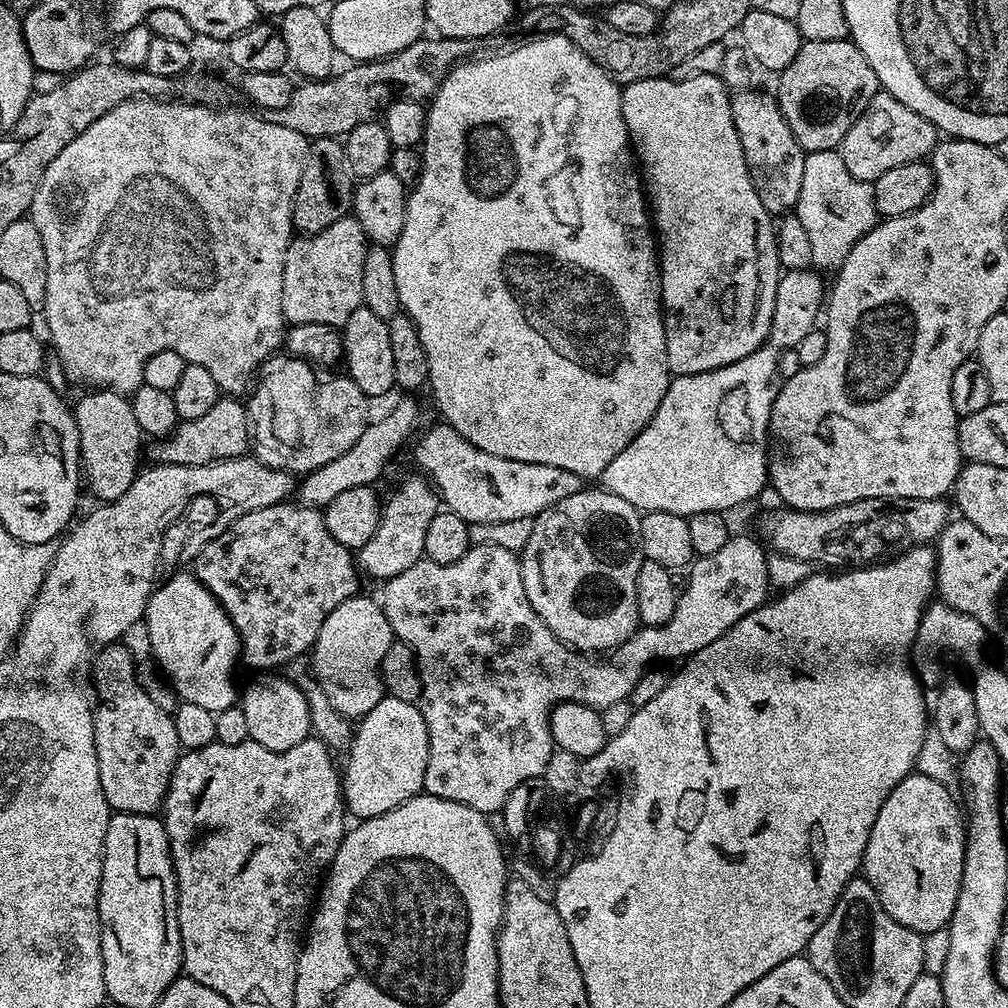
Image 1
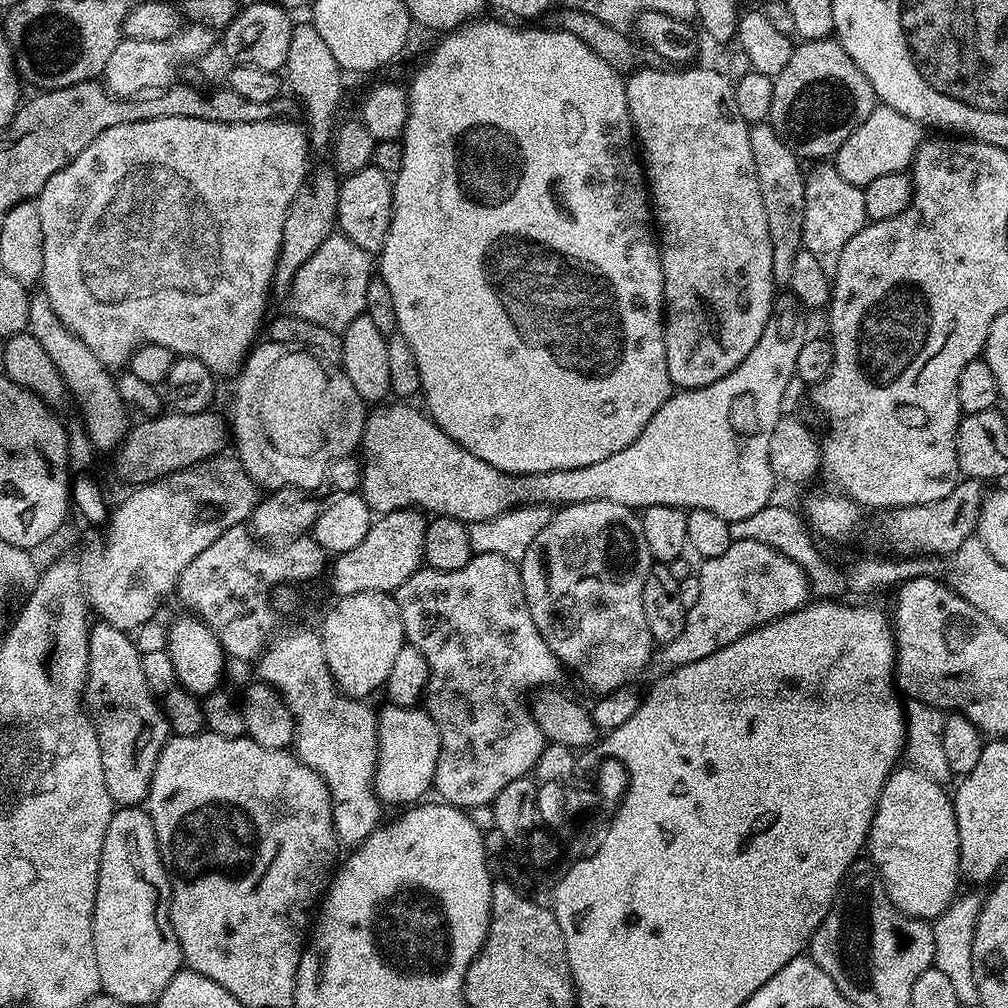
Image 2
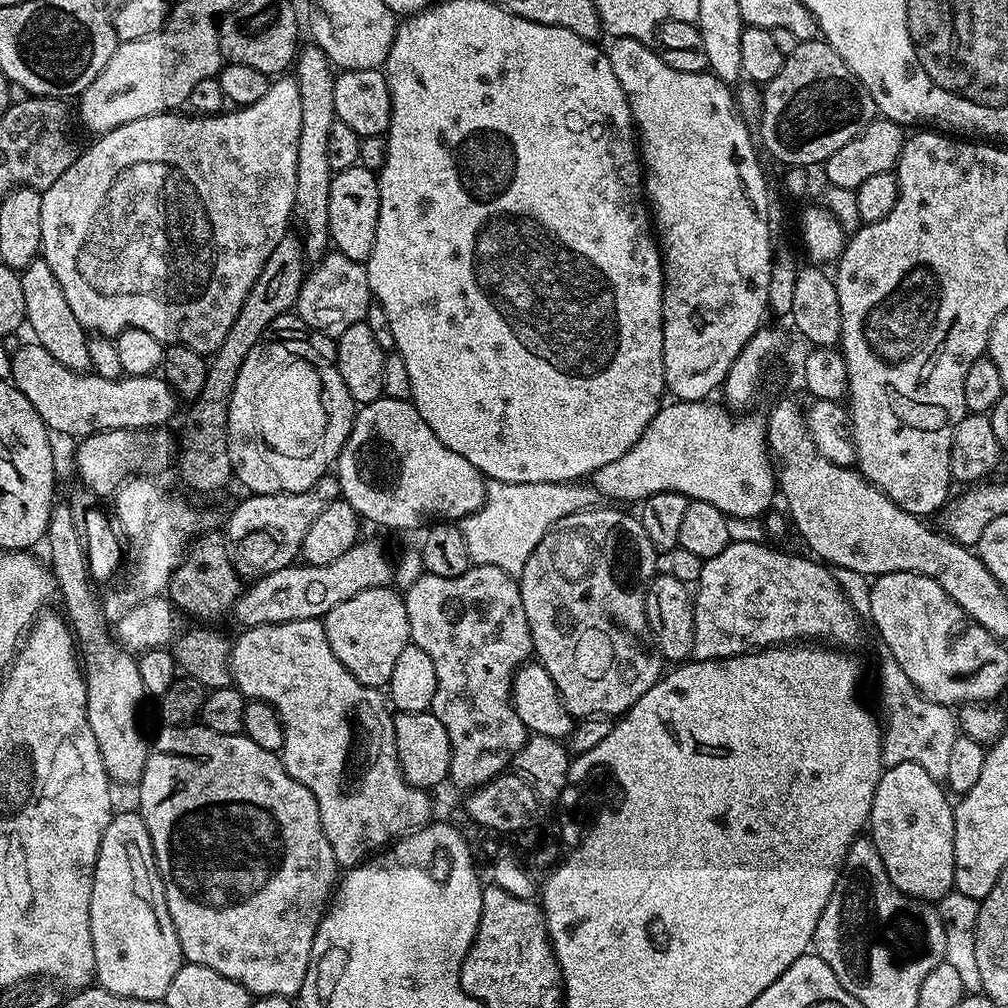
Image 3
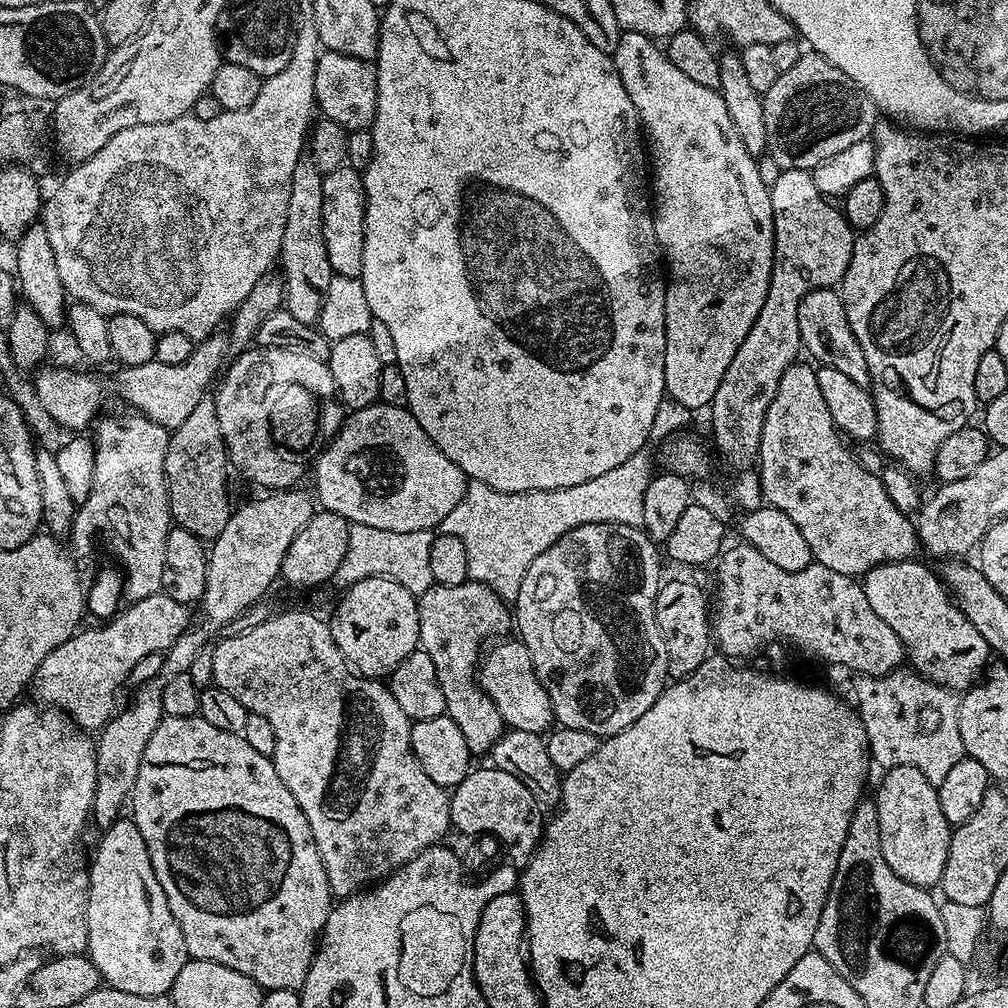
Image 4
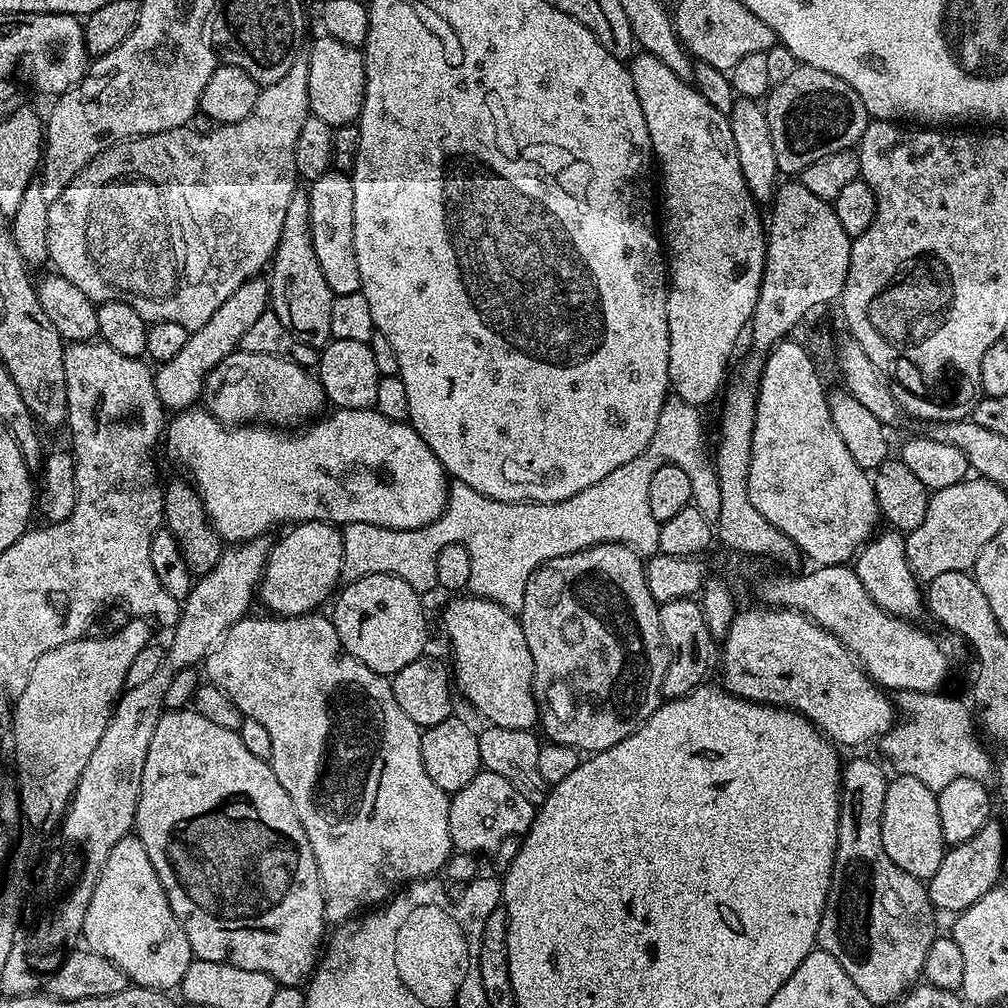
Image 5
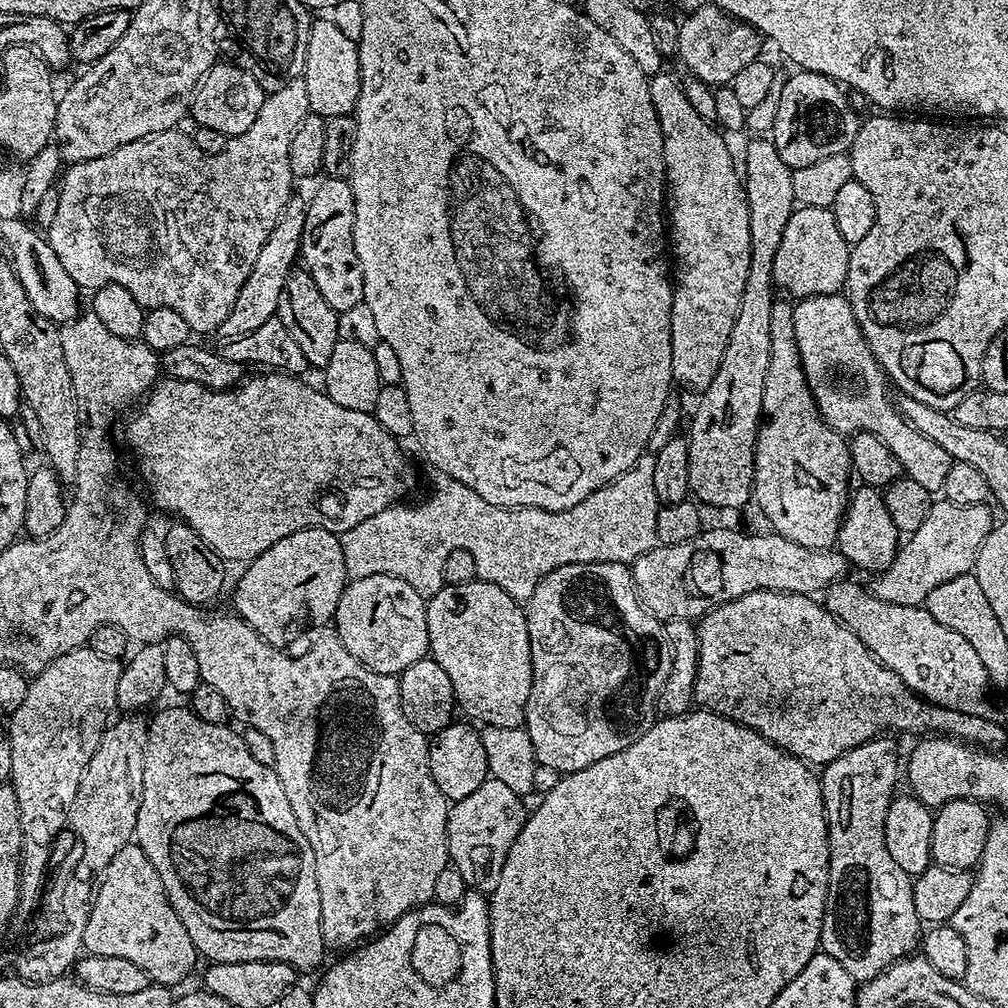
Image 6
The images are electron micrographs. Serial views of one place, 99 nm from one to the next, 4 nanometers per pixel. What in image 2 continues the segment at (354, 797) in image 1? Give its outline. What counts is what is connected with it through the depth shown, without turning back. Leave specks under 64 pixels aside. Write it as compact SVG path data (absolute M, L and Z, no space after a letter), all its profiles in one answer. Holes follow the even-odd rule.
M423 707L379 709L376 721L378 758L376 759L376 794L385 805L412 806L433 791L440 753L440 735L434 718Z

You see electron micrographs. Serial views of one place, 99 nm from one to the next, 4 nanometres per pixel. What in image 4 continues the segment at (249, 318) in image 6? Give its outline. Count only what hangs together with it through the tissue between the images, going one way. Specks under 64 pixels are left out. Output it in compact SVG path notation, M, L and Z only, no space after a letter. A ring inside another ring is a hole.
M217 330L205 340L199 341L193 347L190 358L186 358L186 362L179 366L166 366L163 362L151 360L142 362L142 366L121 367L116 376L116 388L120 391L121 398L128 403L125 405L129 409L158 422L158 426L163 428L177 428L182 426L182 422L186 422L194 406L198 406L198 402L202 402L209 395L210 385L221 371L220 362L223 359L225 361L227 350L227 335Z

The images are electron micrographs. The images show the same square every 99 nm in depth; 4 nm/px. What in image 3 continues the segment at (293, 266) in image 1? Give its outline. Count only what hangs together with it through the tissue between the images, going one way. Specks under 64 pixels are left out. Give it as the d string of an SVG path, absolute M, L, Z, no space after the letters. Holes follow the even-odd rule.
M332 250L320 260L315 261L316 268L304 277L304 285L296 299L295 312L302 322L323 336L333 338L346 334L350 326L367 321L368 307L374 303L374 297L368 281L368 269L361 261L346 258L346 254Z

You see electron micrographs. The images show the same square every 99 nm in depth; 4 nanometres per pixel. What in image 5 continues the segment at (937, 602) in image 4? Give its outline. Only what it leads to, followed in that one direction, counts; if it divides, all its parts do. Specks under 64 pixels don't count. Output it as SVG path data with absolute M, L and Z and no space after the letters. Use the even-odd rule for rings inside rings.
M885 530L872 537L854 557L854 567L858 582L866 586L866 594L882 606L891 616L901 616L903 620L919 621L926 604L922 599L922 584L910 570L904 549L905 537L895 530Z

